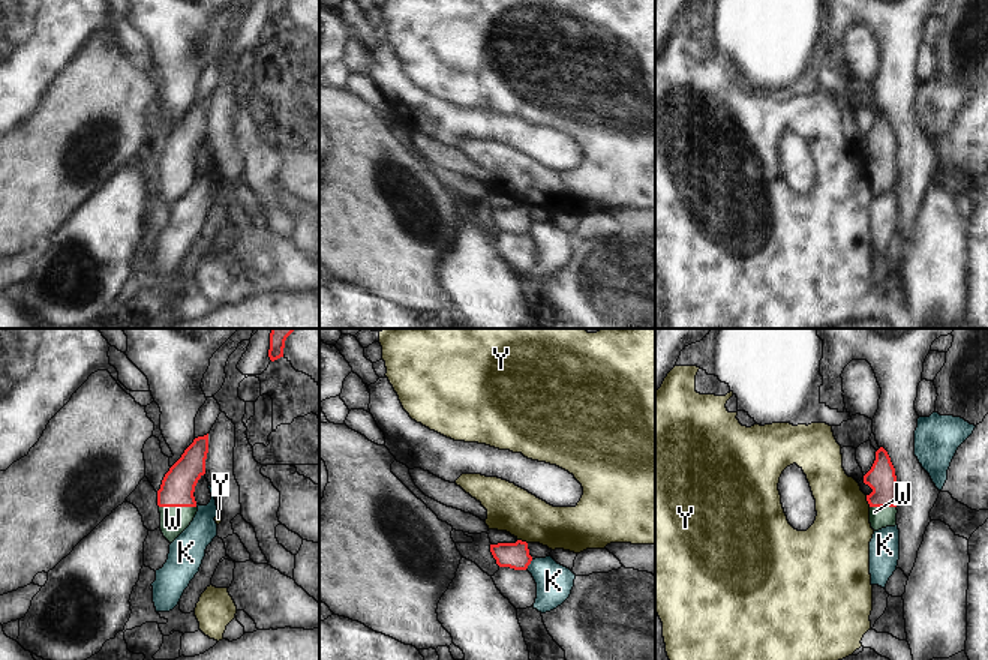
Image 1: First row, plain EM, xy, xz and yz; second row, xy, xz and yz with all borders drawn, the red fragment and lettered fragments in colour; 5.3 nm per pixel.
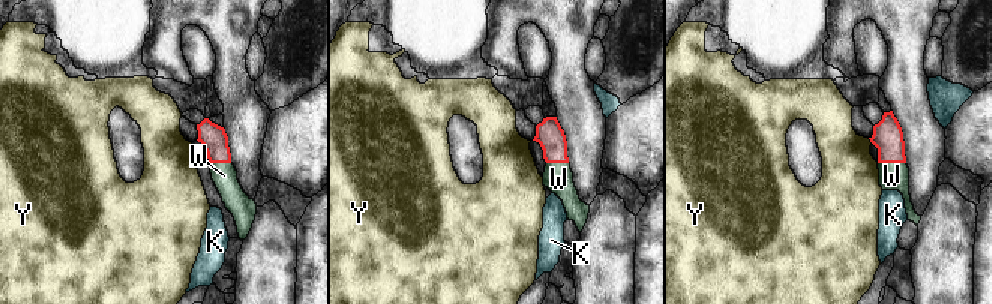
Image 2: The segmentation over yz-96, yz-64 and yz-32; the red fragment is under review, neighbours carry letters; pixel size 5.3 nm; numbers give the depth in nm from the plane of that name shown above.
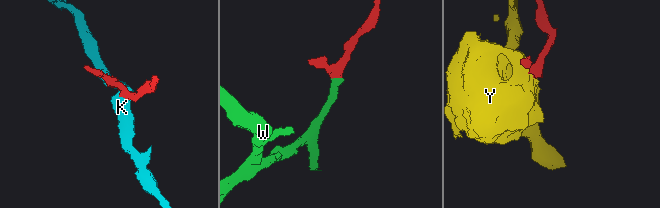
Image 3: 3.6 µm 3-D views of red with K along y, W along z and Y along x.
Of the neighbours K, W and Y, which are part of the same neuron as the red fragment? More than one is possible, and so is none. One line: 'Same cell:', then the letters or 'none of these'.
Same cell: W

